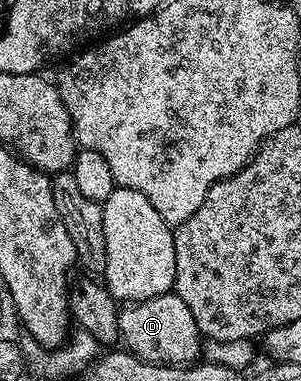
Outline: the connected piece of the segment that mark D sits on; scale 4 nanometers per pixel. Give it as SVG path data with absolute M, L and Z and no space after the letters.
M173 292L142 302L123 301L118 307L119 339L129 353L145 362L163 364L190 364L199 357L200 335L198 325L188 312L188 304Z

